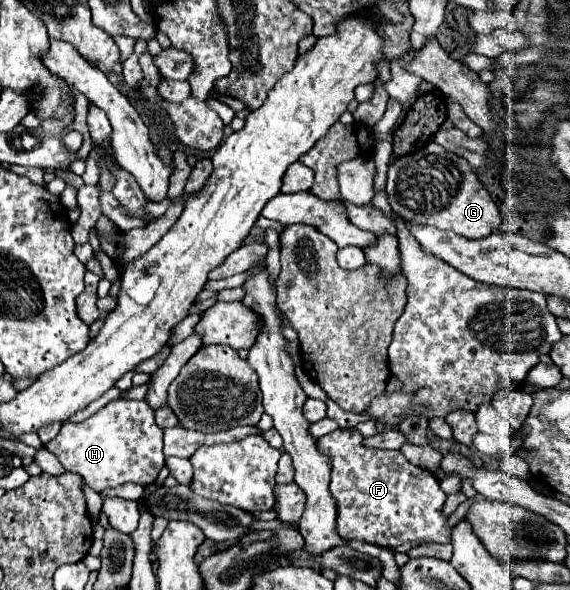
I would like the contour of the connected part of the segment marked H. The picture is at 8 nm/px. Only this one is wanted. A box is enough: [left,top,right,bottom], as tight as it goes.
[45,400,165,492]

